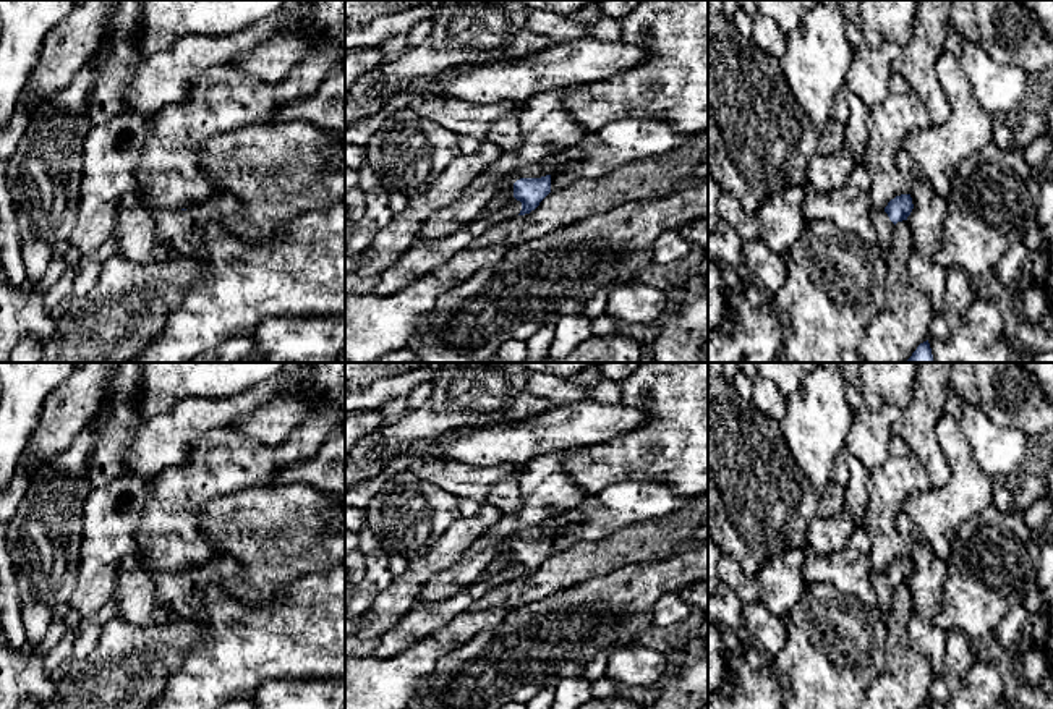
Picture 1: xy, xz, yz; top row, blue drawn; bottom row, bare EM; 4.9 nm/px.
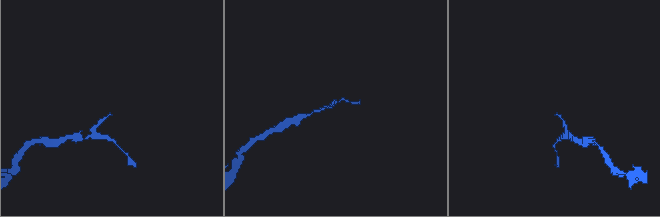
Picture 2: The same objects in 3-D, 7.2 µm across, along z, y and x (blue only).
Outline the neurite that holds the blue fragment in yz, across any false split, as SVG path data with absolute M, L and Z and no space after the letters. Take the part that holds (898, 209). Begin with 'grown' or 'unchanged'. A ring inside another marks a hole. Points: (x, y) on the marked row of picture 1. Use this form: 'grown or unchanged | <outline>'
grown | M910 194L896 196L883 210L872 209L870 219L876 230L878 249L885 254L893 243L893 227L897 222L907 220L914 209Z

